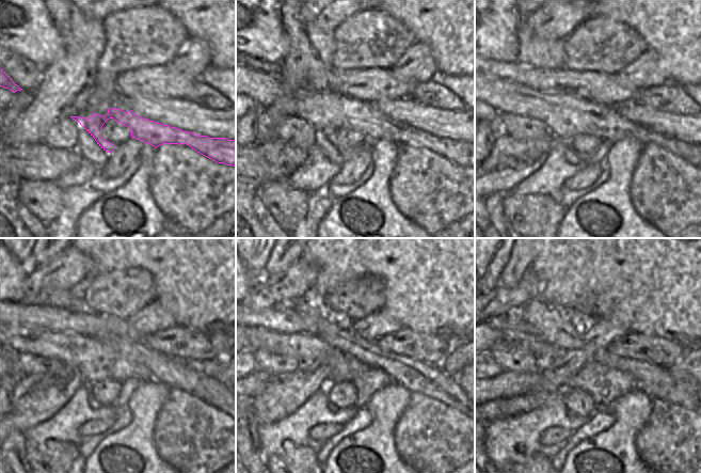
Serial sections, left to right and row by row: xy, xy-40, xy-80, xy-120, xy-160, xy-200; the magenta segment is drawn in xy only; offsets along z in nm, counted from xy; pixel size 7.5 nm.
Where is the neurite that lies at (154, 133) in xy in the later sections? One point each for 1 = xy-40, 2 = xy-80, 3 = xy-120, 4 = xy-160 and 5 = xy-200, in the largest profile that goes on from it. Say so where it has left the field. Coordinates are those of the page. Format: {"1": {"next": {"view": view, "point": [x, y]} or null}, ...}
{"1": {"next": {"view": "xy-40", "point": [375, 126]}}, "2": {"next": {"view": "xy-80", "point": [505, 96]}}, "3": {"next": {"view": "xy-120", "point": [36, 340]}}, "4": {"next": {"view": "xy-160", "point": [297, 345]}}, "5": {"next": {"view": "xy-200", "point": [542, 350]}}}

